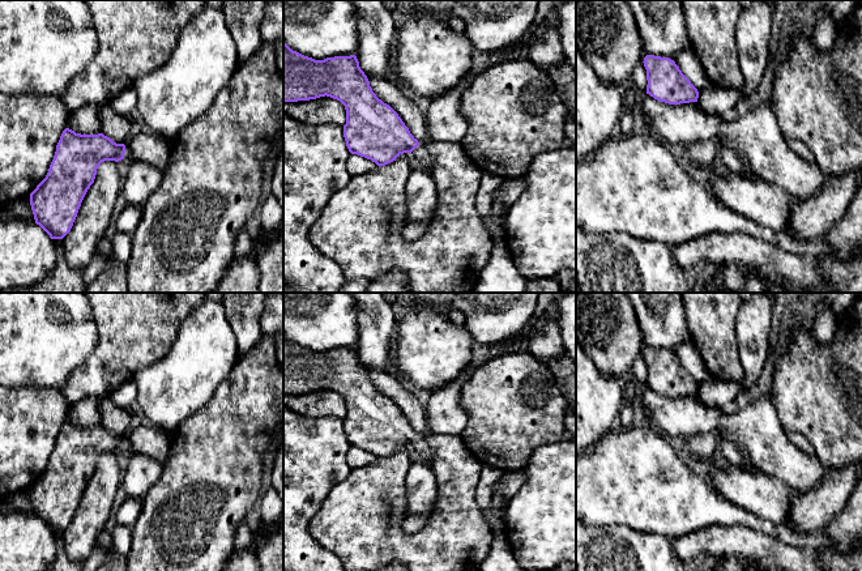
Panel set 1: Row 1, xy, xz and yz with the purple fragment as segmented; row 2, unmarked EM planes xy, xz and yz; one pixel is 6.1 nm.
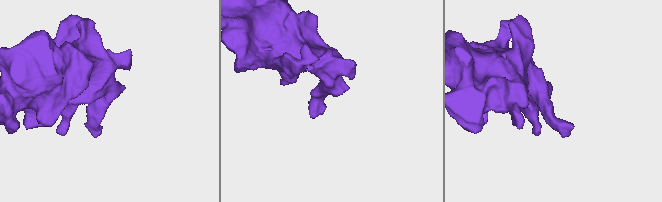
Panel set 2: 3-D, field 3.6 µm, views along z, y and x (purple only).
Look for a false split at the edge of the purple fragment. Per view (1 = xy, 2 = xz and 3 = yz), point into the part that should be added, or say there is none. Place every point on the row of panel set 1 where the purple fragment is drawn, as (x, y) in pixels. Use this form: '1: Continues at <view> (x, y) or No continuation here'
1: Continues at xy (128, 156)
2: Continues at xz (421, 153)
3: No continuation here

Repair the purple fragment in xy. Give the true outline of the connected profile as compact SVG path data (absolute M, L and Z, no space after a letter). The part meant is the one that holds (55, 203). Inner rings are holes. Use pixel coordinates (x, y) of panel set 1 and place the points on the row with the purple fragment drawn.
M65 128L46 178L30 193L35 223L51 239L63 239L73 226L99 165L121 159L135 159L124 144L116 144L103 133L81 135Z

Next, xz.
M283 42L283 102L310 101L325 95L345 106L343 137L351 154L371 159L377 166L385 166L396 161L400 154L411 153L422 167L431 172L434 158L410 133L398 114L376 97L355 55L315 60L293 51Z

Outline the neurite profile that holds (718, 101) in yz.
M712 85L699 91L697 102L701 108L710 115L733 118L739 112L739 103L743 95L744 86L726 89Z

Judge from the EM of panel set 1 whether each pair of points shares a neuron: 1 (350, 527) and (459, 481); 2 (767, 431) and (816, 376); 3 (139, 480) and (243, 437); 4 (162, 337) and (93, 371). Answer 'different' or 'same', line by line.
1: same
2: different
3: different
4: same

